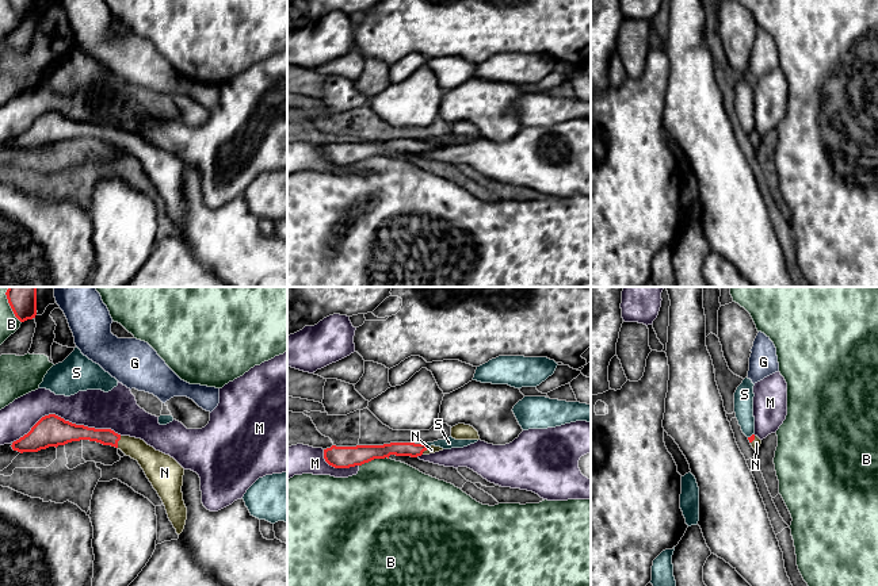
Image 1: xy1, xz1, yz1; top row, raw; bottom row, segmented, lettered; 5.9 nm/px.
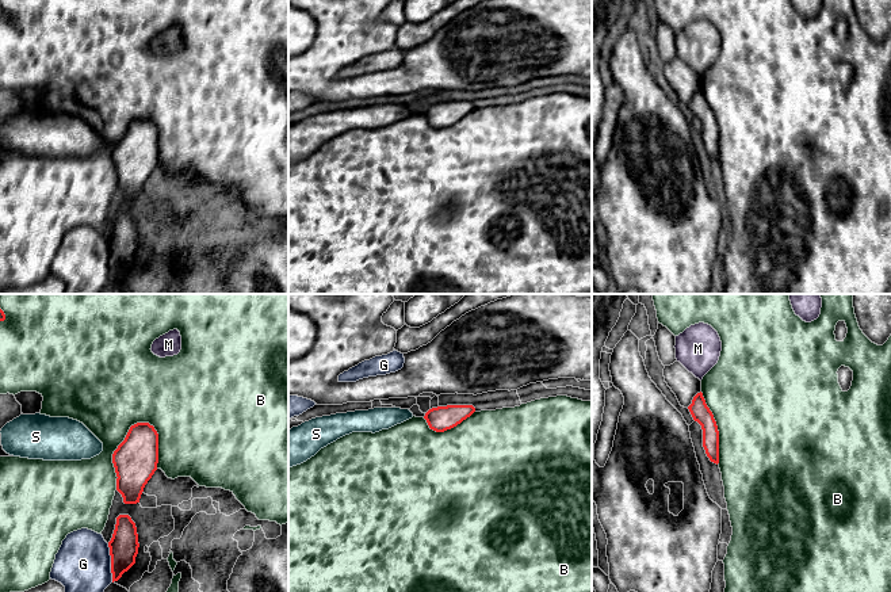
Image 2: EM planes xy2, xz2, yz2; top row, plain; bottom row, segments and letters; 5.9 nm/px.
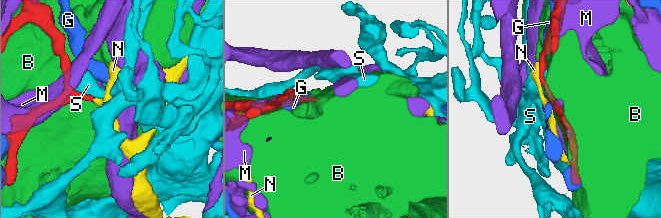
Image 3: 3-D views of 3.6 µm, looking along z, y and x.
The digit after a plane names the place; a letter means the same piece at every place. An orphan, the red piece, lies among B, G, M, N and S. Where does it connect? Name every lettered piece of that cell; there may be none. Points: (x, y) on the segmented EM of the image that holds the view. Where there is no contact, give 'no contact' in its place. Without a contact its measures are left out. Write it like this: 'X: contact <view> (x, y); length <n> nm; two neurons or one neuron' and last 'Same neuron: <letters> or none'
B: contact xy2 (115, 450); length 460 nm; two neurons
G: contact xy2 (111, 562); length 240 nm; two neurons
M: contact xy1 (67, 421); length 650 nm; two neurons
N: contact xy1 (118, 440); length 80 nm; one neuron
S: contact xz1 (426, 445); length 30 nm; two neurons
Same neuron: N

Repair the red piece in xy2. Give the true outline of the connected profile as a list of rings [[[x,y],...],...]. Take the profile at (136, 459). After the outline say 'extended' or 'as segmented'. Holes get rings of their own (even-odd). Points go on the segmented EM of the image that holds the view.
[[[149,423],[130,427],[125,440],[112,454],[116,490],[125,504],[139,503],[145,485],[157,470],[158,434]]] | as segmented

